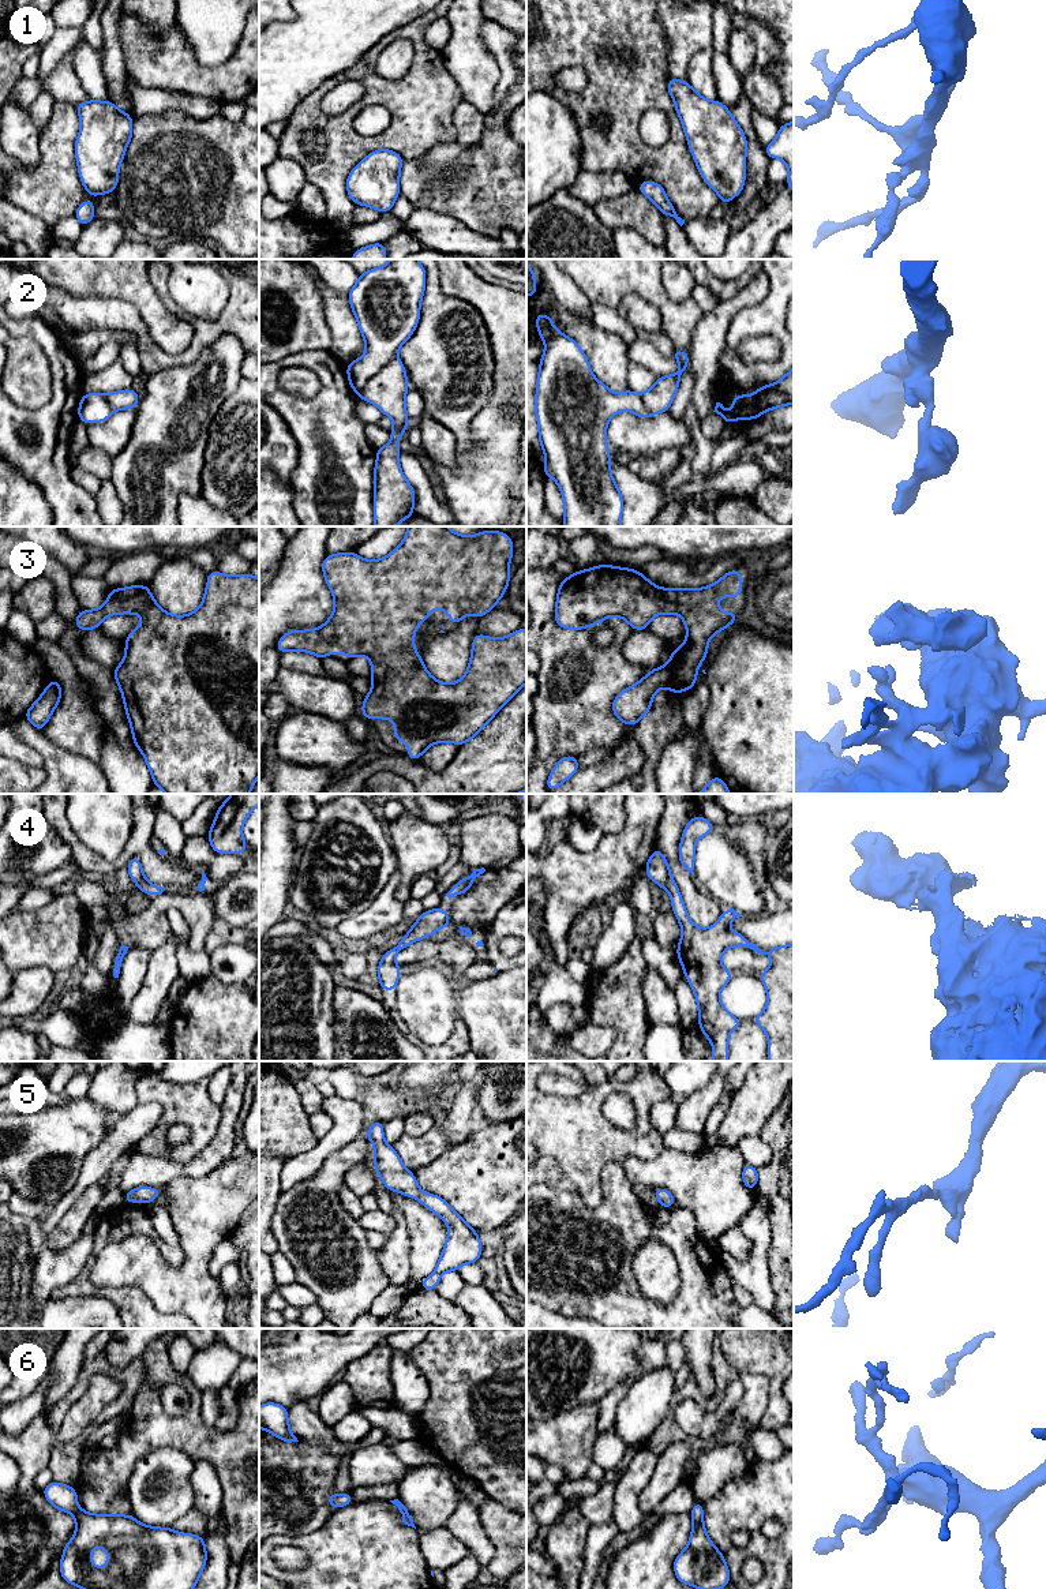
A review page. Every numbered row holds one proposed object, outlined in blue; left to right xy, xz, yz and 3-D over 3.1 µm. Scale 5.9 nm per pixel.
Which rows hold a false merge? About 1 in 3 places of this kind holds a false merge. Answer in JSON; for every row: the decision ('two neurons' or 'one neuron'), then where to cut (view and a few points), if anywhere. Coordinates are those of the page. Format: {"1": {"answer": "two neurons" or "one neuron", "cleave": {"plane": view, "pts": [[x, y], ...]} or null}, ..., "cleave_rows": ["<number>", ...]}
{"1": {"answer": "one neuron", "cleave": null}, "2": {"answer": "two neurons", "cleave": {"plane": "xz", "pts": [[396, 355], [357, 393]]}}, "3": {"answer": "one neuron", "cleave": null}, "4": {"answer": "one neuron", "cleave": null}, "5": {"answer": "one neuron", "cleave": null}, "6": {"answer": "one neuron", "cleave": null}, "cleave_rows": ["2"]}

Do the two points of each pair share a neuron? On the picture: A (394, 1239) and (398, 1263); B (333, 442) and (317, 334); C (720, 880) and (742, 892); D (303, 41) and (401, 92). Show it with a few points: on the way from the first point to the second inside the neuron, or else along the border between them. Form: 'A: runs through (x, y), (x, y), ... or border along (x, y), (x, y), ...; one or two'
A: runs through (396, 1244), (396, 1258); one
B: border along (327, 349), (303, 349), (288, 355); two
C: runs through (726, 880), (730, 880), (737, 887); one
D: border along (375, 45), (348, 68), (323, 82); two

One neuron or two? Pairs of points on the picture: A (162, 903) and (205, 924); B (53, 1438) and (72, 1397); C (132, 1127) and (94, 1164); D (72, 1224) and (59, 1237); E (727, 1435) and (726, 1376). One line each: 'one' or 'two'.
A: one
B: two
C: one
D: one
E: one

